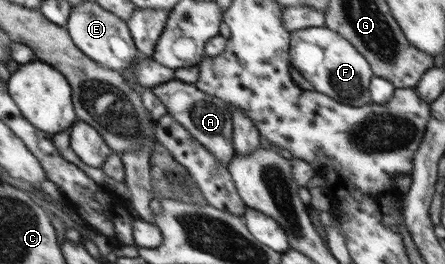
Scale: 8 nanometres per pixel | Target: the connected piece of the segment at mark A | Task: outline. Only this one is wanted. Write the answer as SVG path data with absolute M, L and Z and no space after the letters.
M172 80L151 88L154 95L160 99L168 110L168 114L186 128L196 141L200 142L206 151L210 151L225 167L236 154L233 145L233 120L232 113L226 102L202 92L196 85Z

